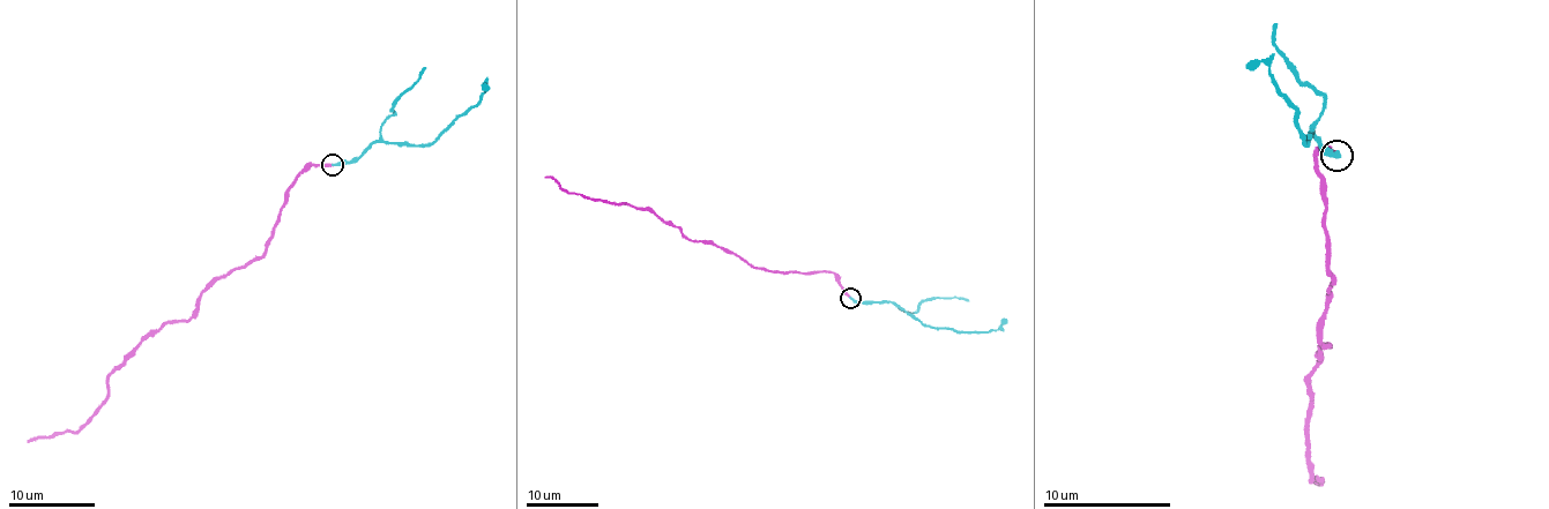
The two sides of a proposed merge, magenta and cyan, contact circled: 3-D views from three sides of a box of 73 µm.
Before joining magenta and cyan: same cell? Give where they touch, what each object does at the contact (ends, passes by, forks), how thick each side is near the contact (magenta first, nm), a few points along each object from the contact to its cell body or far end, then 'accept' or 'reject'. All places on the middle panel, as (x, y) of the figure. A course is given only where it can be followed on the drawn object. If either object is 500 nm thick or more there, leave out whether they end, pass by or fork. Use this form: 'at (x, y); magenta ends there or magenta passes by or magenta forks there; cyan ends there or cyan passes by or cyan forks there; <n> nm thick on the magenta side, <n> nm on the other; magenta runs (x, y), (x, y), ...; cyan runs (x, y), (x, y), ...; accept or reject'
at (850, 298); magenta ends there; cyan ends there; 280 nm thick on the magenta side, 260 nm on the other; magenta runs (849, 297), (831, 272), (771, 271), (716, 244), (695, 241), (626, 202), (593, 201), (544, 177); cyan runs (849, 297), (888, 301), (932, 327), (967, 331), (999, 330), (1006, 320); reject

